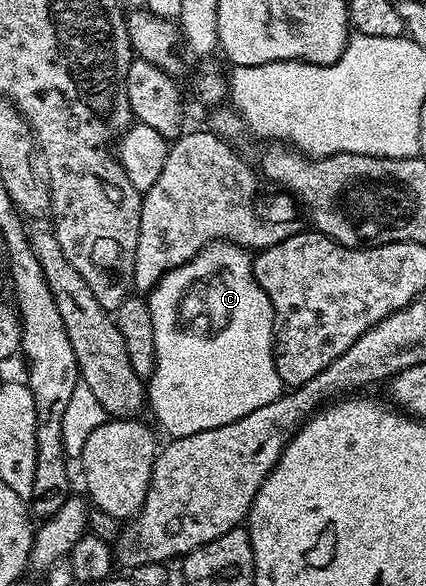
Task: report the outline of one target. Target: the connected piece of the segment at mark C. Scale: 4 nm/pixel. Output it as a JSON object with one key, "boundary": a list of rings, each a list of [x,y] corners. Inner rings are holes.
{"boundary":[[[213,241],[194,259],[177,267],[176,357],[164,361],[164,381],[160,381],[160,373],[152,373],[146,381],[147,408],[152,408],[169,438],[234,423],[234,419],[242,419],[242,415],[250,415],[250,411],[280,397],[282,382],[272,354],[276,316],[266,291],[254,279],[252,258],[249,250],[231,241]],[[196,275],[200,275],[200,287],[180,305],[178,291]]]}

